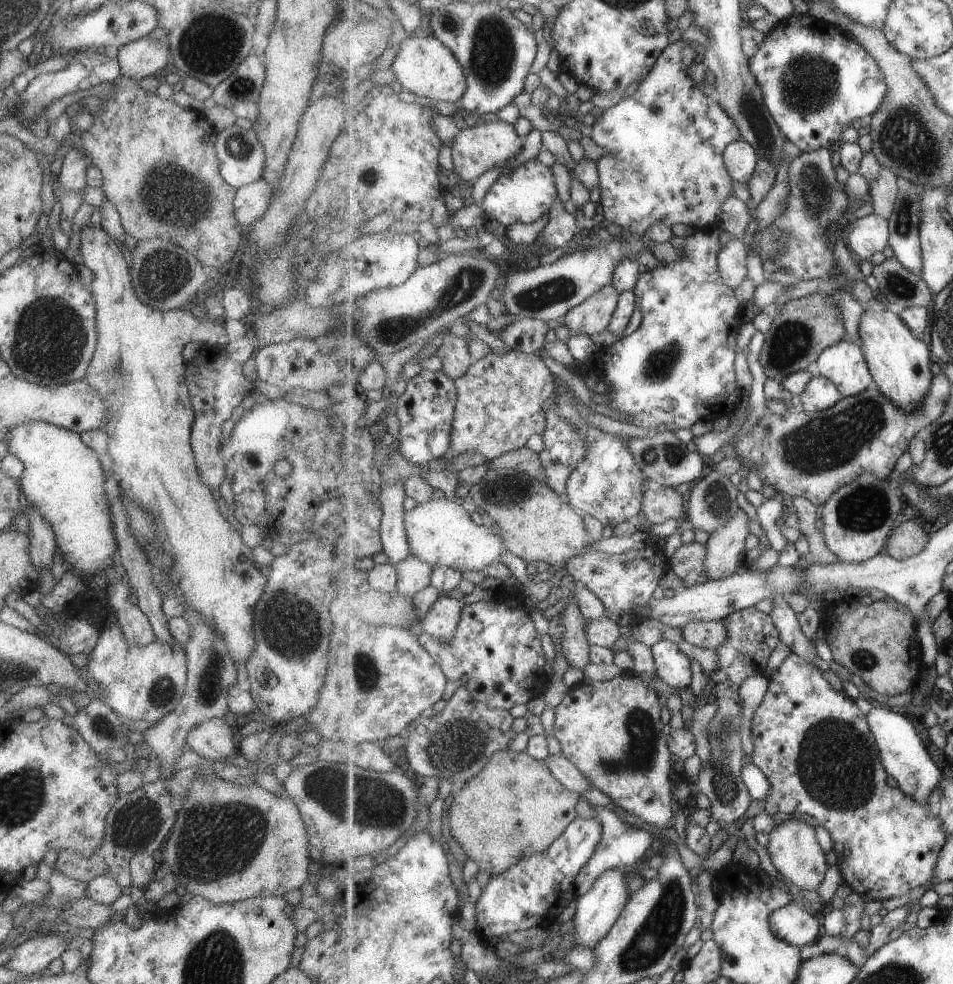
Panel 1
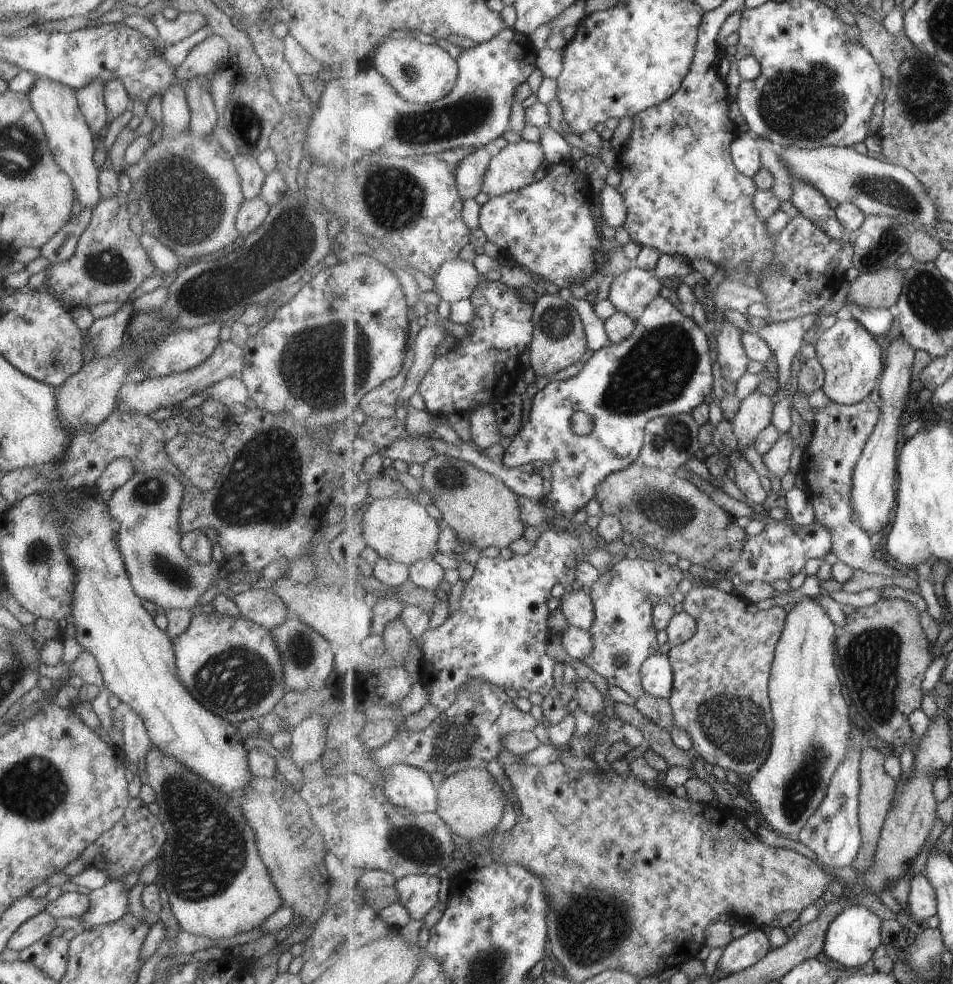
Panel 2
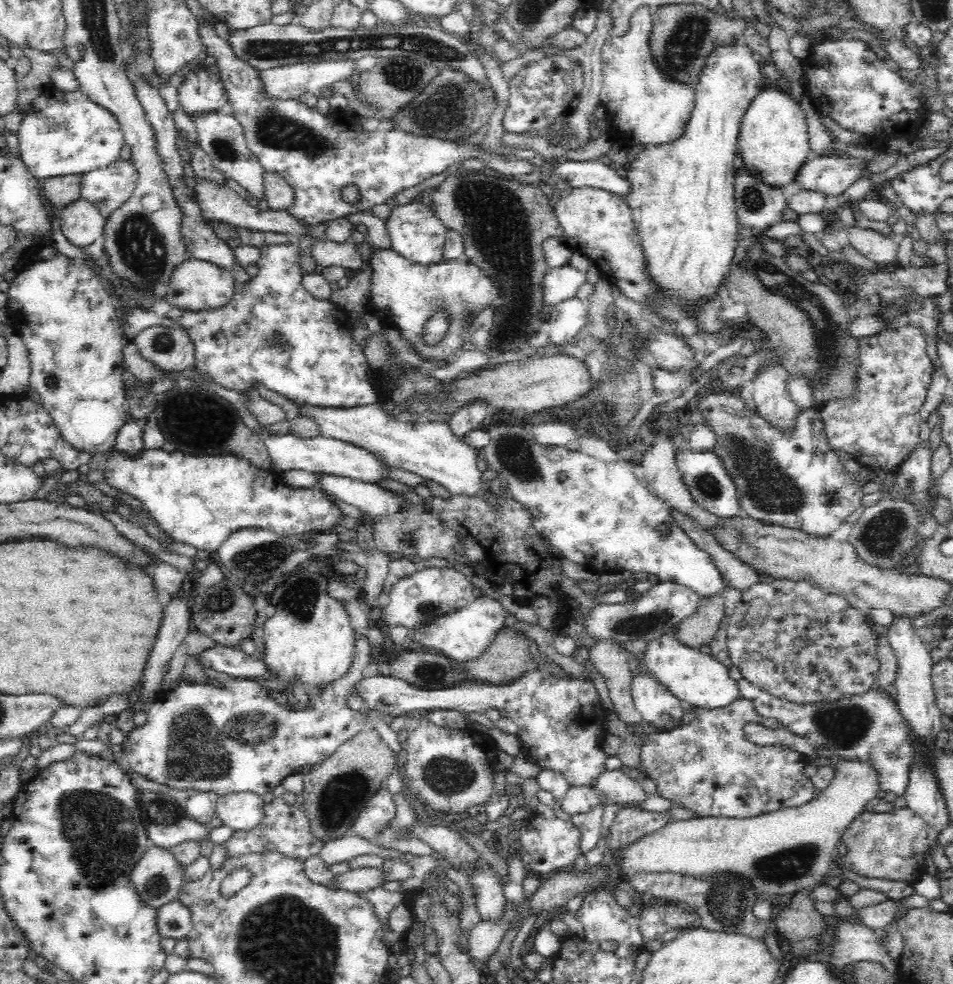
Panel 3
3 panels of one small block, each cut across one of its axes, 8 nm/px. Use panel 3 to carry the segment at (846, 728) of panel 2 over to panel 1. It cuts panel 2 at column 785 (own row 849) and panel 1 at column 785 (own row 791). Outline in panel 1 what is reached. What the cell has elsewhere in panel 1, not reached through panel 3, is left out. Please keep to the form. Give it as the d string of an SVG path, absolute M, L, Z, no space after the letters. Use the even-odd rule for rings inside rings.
M793 816L771 832L767 844L770 859L776 870L787 882L791 882L801 891L816 891L823 884L823 880L829 872L829 863L832 861L823 851L823 846L819 844L819 840L815 836L815 827L816 823Z

